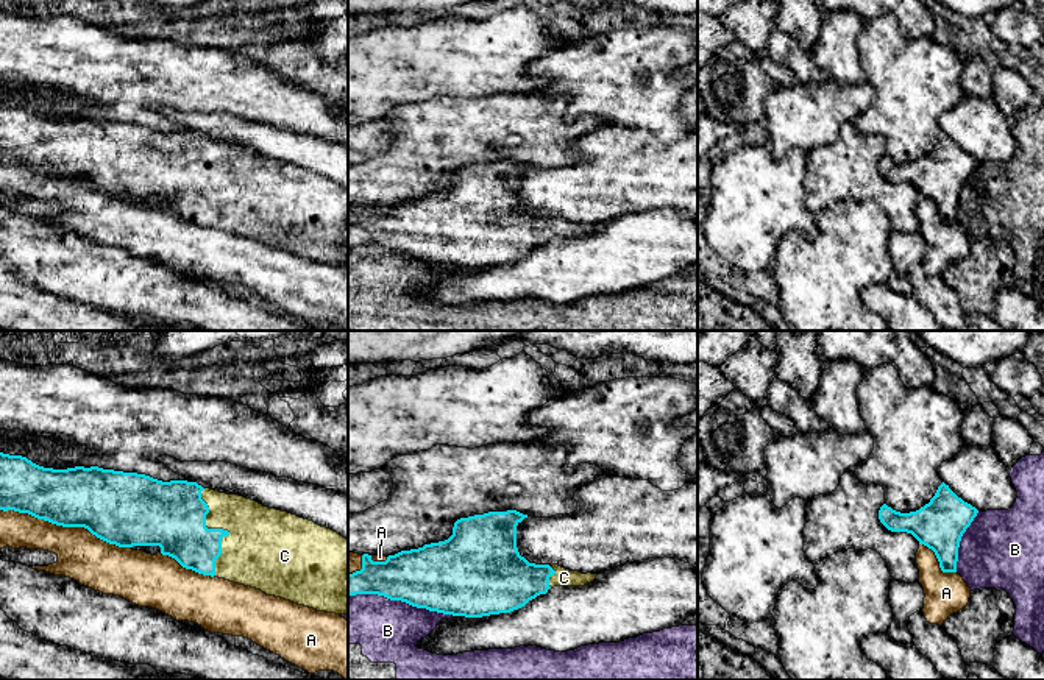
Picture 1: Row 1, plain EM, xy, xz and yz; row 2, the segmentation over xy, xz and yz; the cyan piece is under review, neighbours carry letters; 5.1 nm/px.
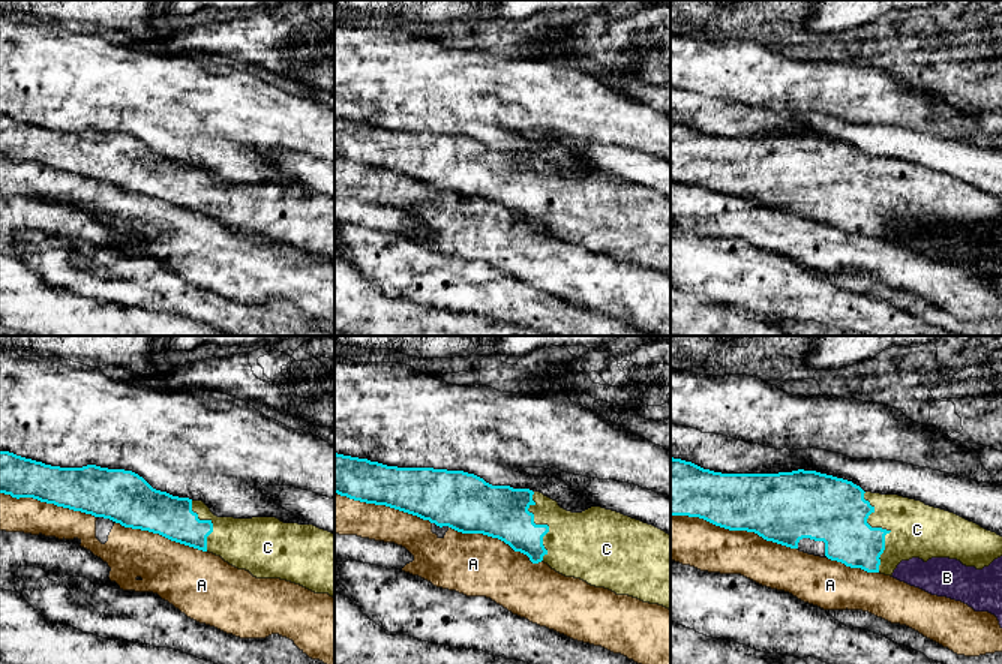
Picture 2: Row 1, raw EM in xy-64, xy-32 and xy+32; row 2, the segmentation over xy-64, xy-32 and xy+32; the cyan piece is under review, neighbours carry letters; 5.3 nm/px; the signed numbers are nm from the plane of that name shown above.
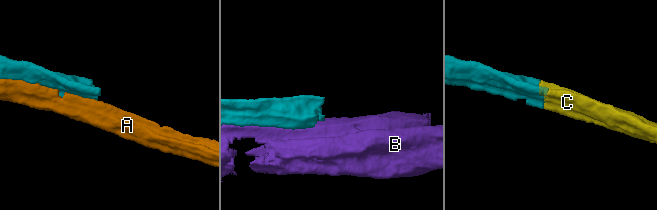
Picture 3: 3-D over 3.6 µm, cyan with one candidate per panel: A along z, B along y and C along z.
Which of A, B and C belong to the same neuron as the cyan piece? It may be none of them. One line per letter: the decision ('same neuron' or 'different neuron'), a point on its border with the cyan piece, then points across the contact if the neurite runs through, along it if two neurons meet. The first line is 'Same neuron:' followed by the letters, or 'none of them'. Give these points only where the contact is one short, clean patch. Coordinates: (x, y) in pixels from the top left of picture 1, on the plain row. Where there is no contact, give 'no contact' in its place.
Same neuron: C
A: different neuron; contact xy (66, 177)
B: different neuron; contact xz (401, 251)
C: same neuron; contact xy (220, 180)

